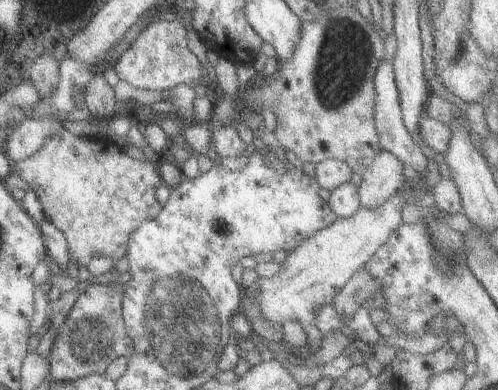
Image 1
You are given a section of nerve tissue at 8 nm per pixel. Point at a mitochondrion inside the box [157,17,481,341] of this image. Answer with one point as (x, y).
(336, 82)

